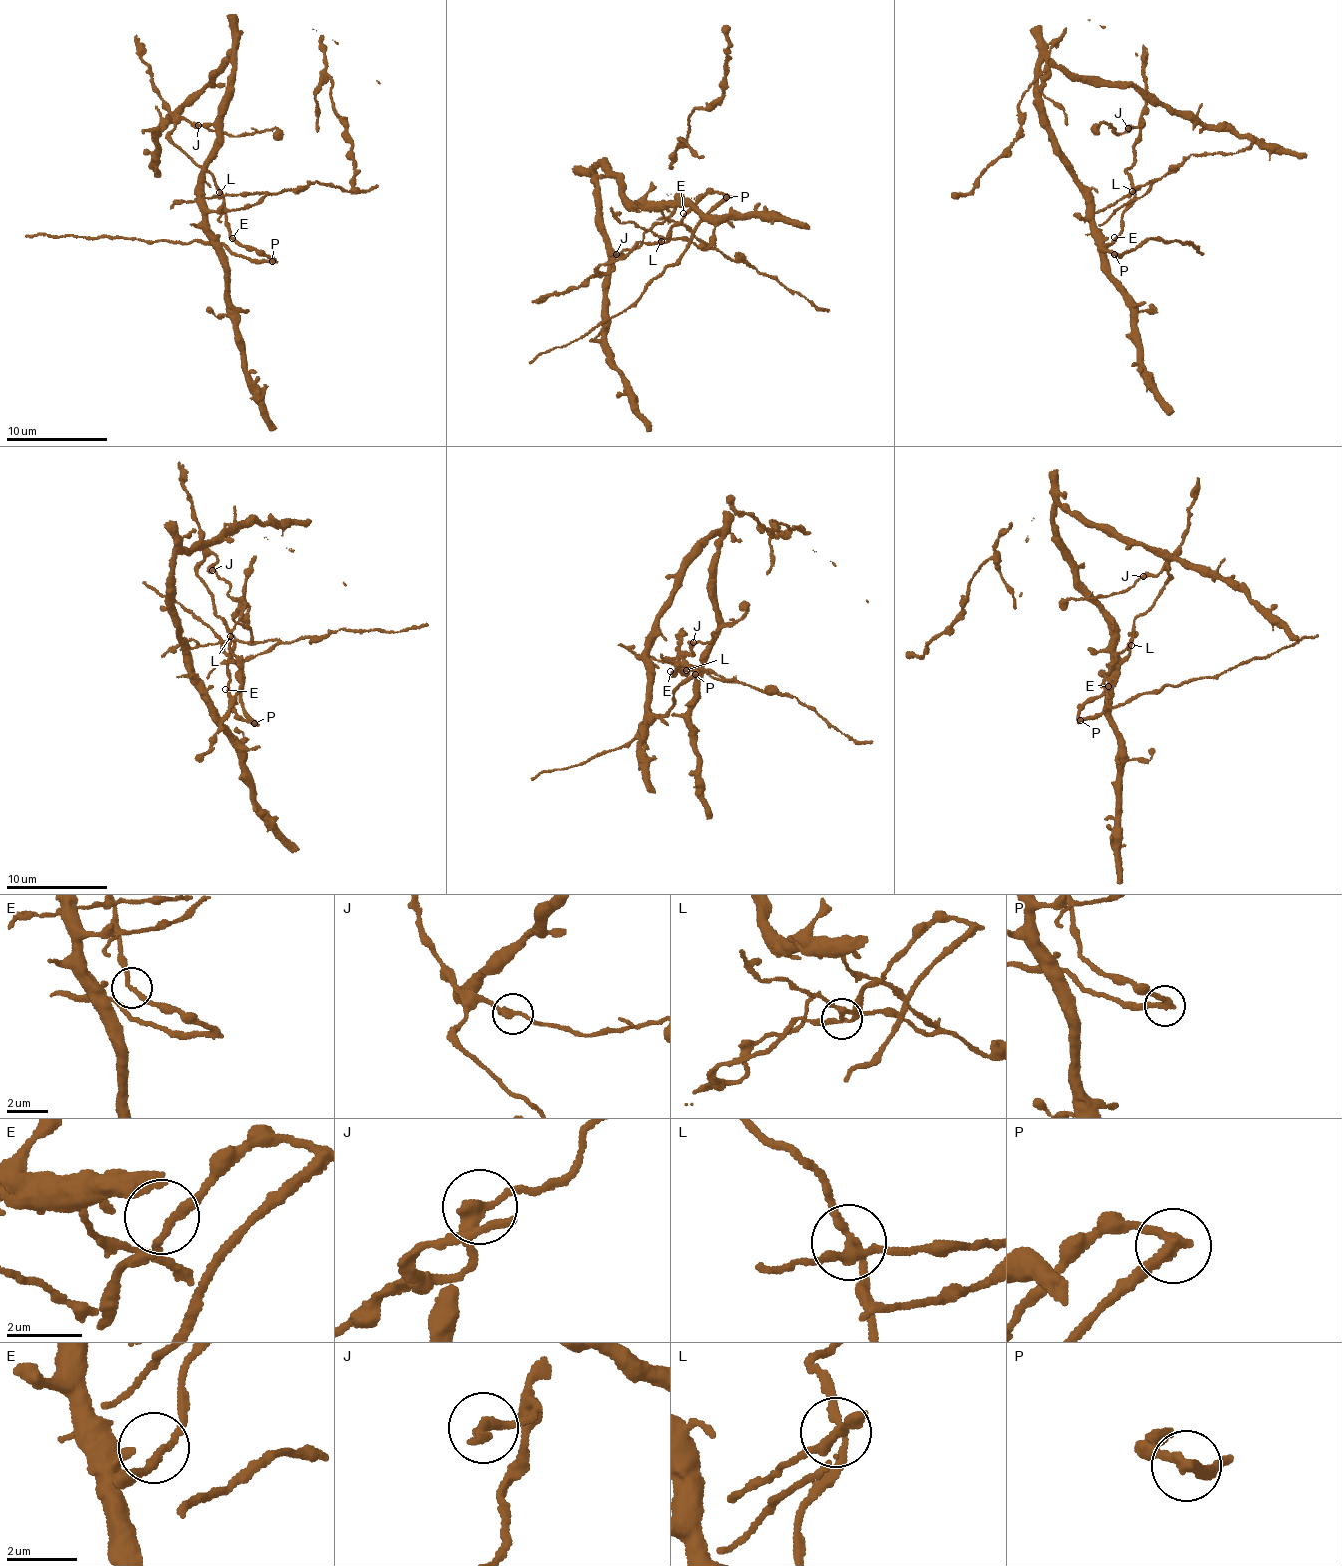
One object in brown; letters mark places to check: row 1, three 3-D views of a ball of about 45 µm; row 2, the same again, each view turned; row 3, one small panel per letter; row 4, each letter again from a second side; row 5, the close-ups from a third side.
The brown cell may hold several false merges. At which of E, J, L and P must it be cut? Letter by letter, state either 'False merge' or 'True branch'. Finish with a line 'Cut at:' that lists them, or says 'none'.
E: True branch
J: True branch
L: False merge
P: False merge
Cut at: L, P

